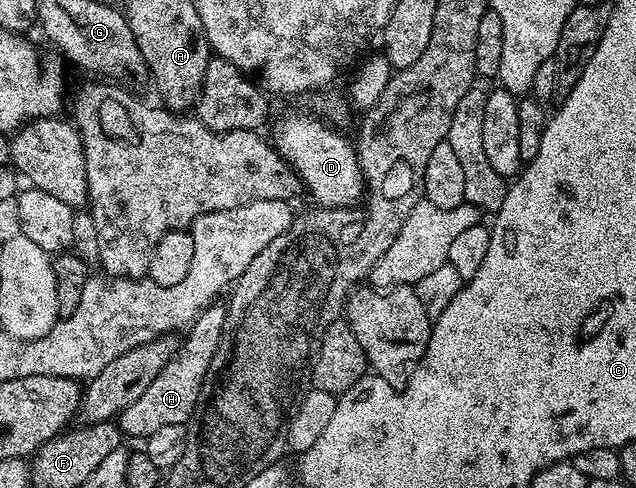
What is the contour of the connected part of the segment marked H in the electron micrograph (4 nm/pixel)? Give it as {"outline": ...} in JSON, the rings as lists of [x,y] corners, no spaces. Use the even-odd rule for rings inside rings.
{"outline":[[[213,303],[204,309],[183,334],[184,341],[182,337],[176,353],[170,359],[170,363],[162,367],[158,379],[154,379],[154,383],[150,383],[150,387],[142,391],[142,399],[134,399],[134,403],[130,403],[130,407],[126,407],[120,414],[118,424],[125,438],[147,439],[154,431],[158,431],[158,427],[187,425],[191,421],[204,380],[213,372],[212,361],[220,349],[220,336],[224,330],[224,310],[225,306],[220,303]]]}

